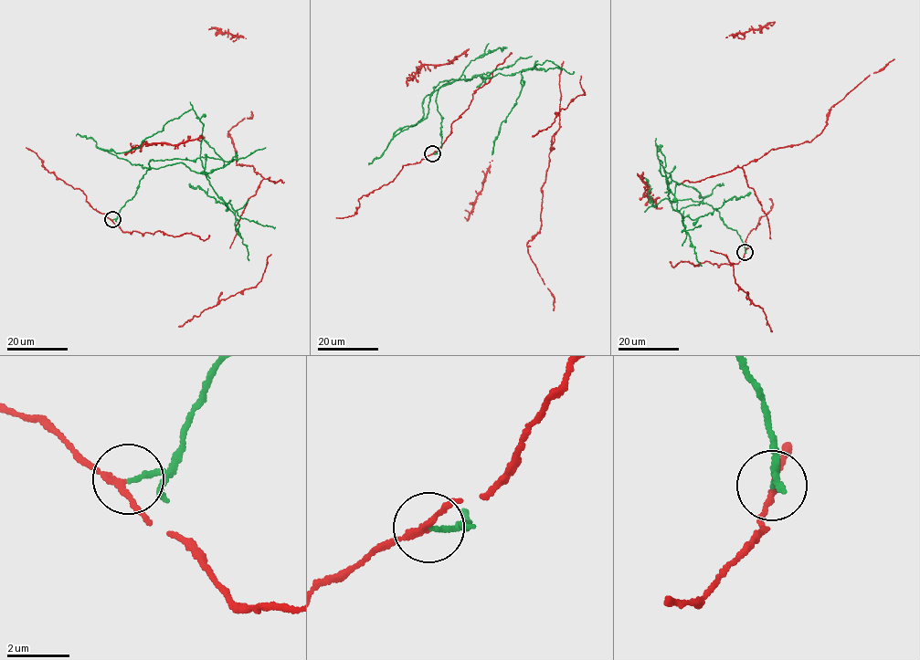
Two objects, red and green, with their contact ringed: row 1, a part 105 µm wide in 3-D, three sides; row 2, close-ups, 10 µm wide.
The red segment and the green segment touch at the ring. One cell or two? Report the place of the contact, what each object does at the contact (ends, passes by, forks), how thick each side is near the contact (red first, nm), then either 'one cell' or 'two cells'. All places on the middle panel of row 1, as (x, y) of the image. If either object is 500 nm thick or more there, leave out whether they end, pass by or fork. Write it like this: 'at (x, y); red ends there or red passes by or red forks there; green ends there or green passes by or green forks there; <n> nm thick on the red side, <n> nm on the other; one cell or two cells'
at (432, 153); red passes by; green ends there; 170 nm thick on the red side, 160 nm on the other; two cells

